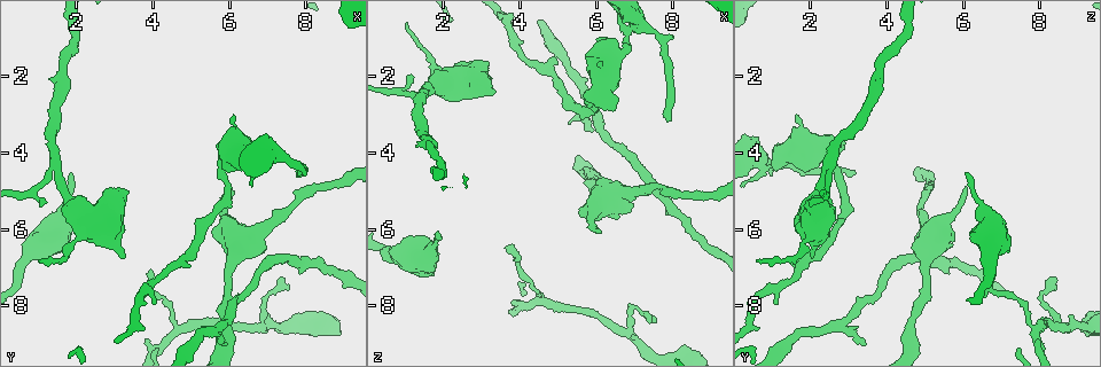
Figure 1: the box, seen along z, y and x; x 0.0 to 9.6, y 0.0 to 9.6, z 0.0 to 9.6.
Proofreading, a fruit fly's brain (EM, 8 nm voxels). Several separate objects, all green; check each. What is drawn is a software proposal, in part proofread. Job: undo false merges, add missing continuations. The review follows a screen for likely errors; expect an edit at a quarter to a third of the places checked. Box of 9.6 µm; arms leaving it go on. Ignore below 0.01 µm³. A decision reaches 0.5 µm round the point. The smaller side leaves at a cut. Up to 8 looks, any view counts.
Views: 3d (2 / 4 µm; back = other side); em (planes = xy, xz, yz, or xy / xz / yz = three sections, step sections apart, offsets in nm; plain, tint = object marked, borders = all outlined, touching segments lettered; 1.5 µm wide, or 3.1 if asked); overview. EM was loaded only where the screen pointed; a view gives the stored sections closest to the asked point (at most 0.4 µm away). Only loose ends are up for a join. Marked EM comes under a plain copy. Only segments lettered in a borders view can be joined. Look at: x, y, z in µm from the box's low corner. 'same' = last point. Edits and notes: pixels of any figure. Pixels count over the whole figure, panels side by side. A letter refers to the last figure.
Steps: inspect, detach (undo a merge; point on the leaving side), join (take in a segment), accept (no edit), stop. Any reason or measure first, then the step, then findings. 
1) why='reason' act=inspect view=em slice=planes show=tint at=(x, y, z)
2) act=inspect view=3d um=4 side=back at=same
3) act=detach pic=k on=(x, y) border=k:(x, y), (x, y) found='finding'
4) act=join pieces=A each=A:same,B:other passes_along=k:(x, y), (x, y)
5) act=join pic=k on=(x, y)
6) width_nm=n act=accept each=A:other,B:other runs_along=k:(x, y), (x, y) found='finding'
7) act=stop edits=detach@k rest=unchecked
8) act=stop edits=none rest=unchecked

why='branch stops here' act=inspect view=3d um=2 at=(5.90, 9.00, 3.45)

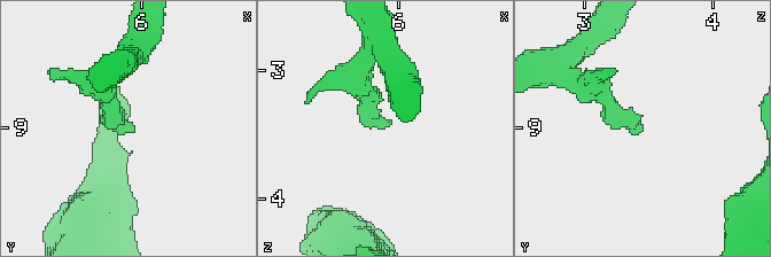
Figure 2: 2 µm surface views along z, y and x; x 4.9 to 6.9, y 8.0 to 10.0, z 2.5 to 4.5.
act=inspect view=em slice=xz step=8 show=tint at=(5.92, 9.00, 3.44)

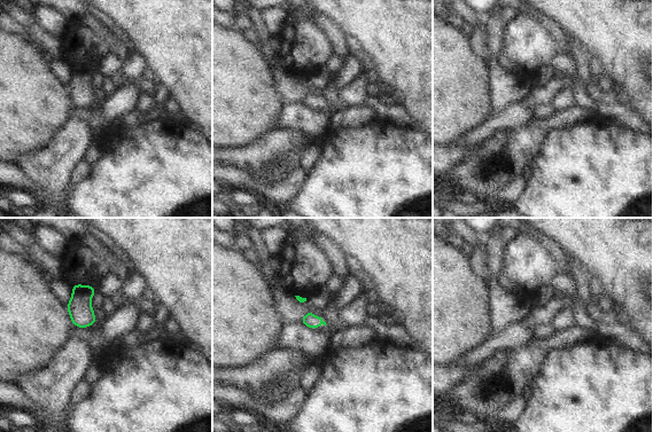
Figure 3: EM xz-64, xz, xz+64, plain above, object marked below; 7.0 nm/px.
act=inspect view=em slice=xy step=4 show=borders at=same

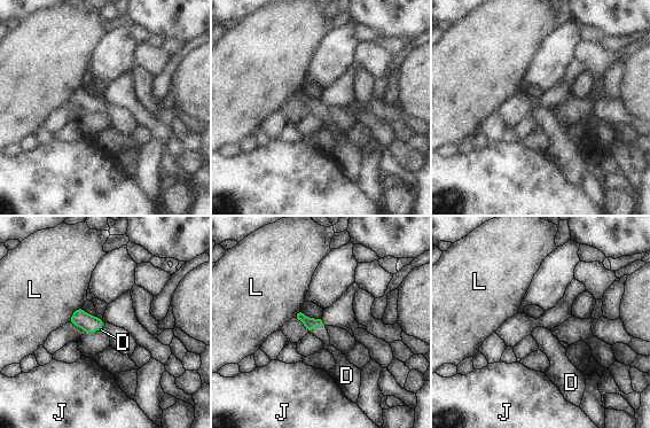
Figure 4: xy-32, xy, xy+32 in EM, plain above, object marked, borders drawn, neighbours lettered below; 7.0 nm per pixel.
longest_contact=L:140nm act=join pieces=D each=D:same,J:other,L:other found='it goes on there'

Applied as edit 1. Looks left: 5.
why='end of a long branch' act=inspect view=3d um=2 at=(7.90, 4.50, 3.25)

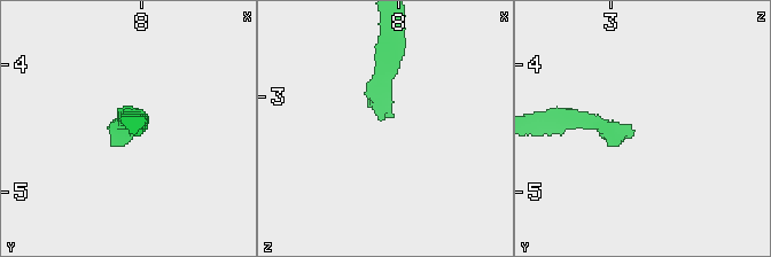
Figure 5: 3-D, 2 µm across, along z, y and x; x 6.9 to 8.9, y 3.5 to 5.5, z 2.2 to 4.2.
act=inspect view=em slice=xy step=4 show=tint at=(7.88, 4.52, 3.18)

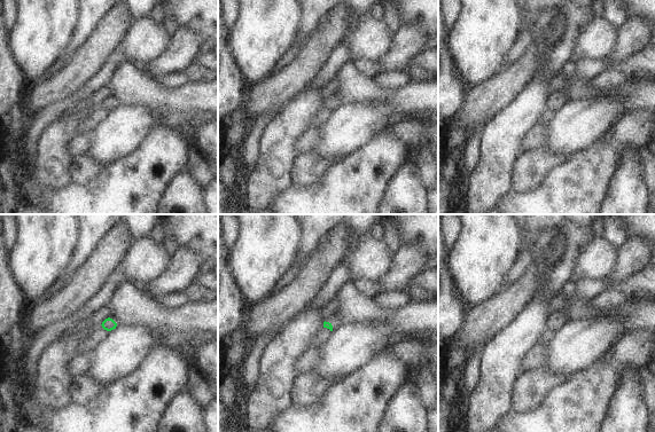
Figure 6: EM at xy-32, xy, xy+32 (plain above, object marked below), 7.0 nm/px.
act=inspect view=em slice=planes show=borders at=same

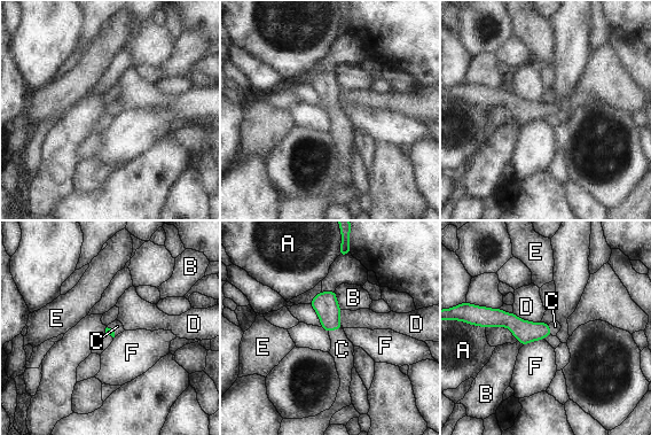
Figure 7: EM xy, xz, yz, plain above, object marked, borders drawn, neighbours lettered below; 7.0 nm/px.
longest_contact=D:200nm act=join pieces=C each=A:other,B:other,C:same,D:other,E:other,F:other found='it goes on there'

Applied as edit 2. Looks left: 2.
act=inspect view=overview

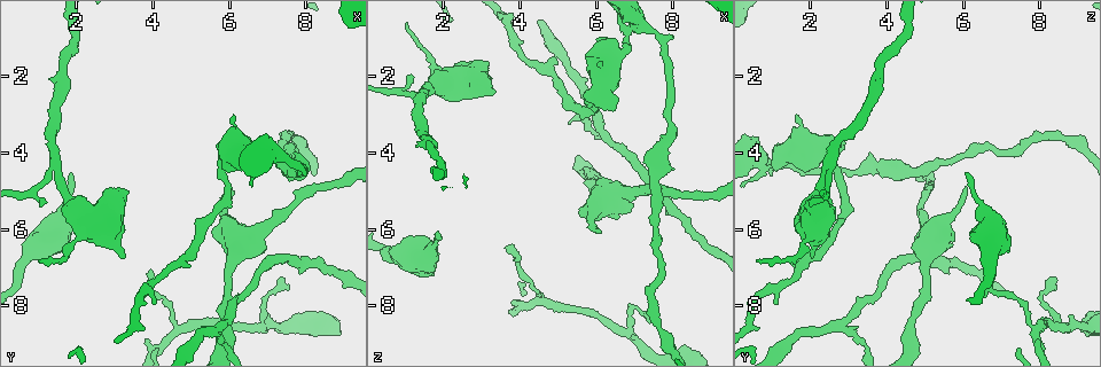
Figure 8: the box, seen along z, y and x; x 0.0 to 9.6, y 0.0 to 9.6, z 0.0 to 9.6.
why='an open end' act=inspect view=em slice=planes show=borders at=(1.85, 4.50, 6.10)

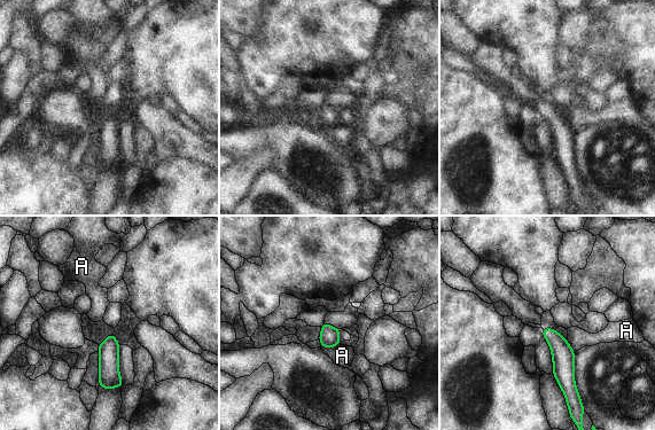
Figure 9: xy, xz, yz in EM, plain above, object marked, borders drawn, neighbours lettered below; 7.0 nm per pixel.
width_nm=110 act=accept each=A:other runs_along=9:(546, 330), (562, 352), (567, 392) found='none of them fits'

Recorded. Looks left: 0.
act=stop edits=join@4,join@7 rest=unchecked

